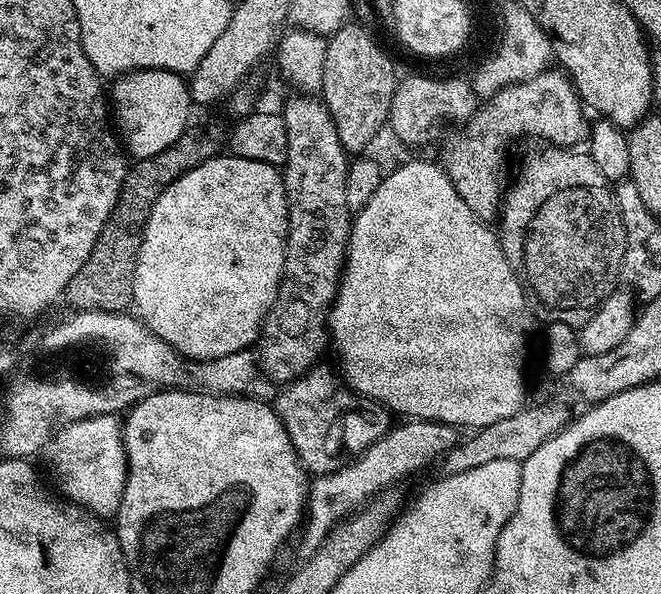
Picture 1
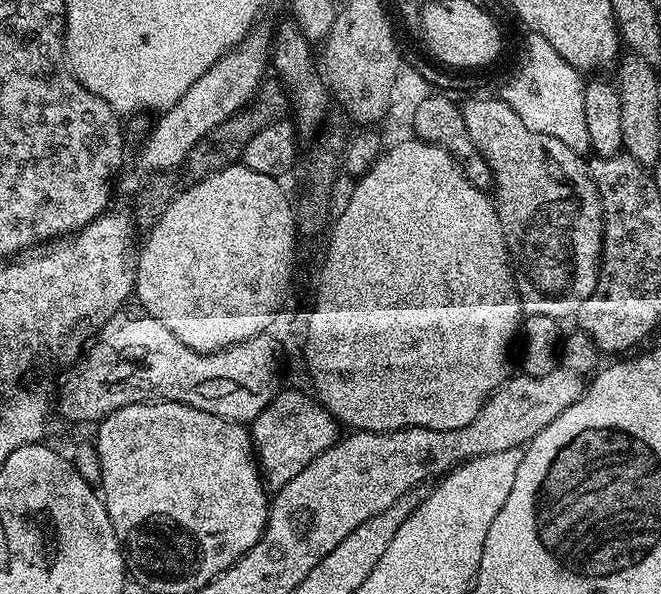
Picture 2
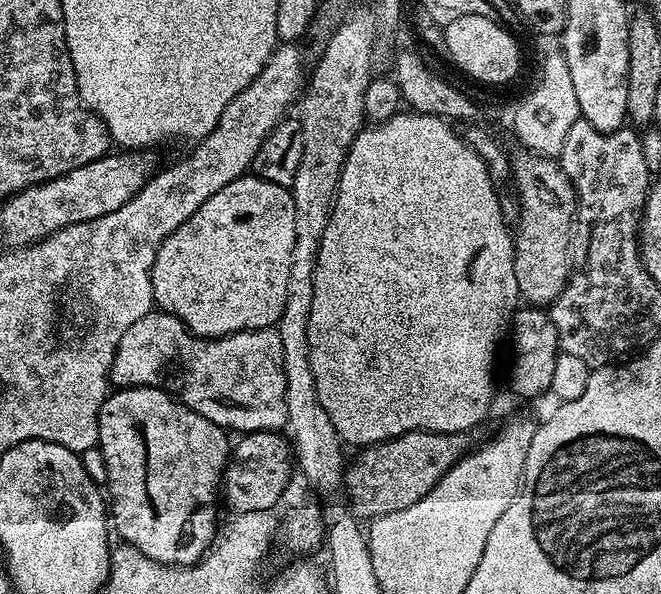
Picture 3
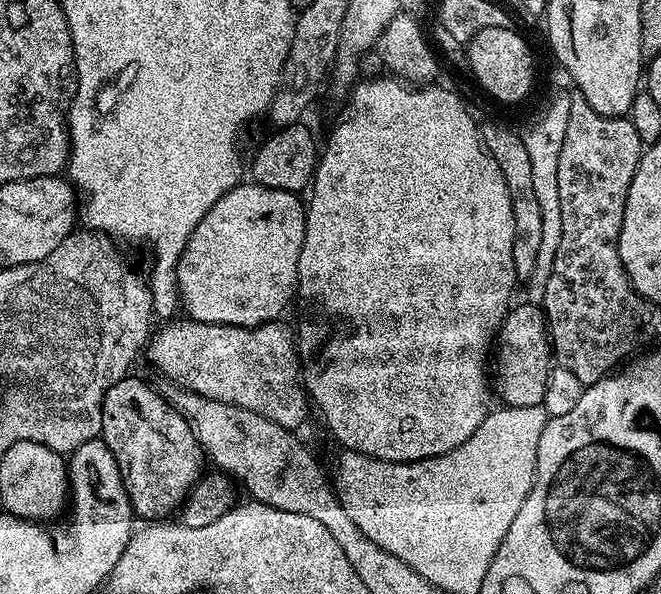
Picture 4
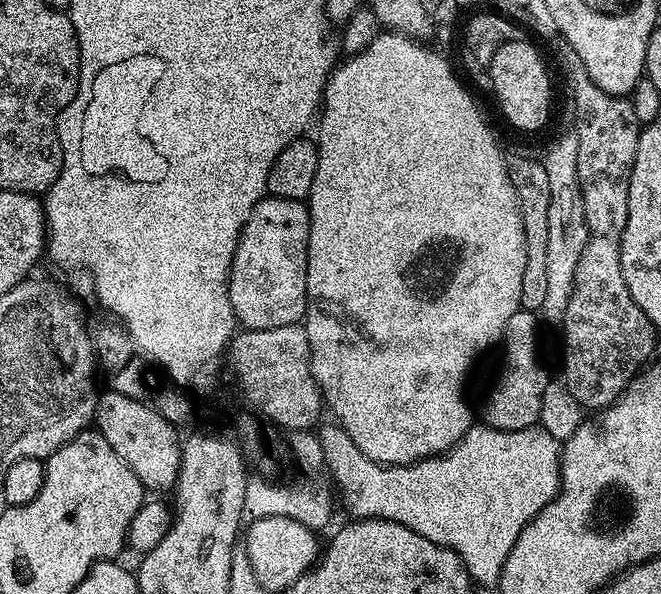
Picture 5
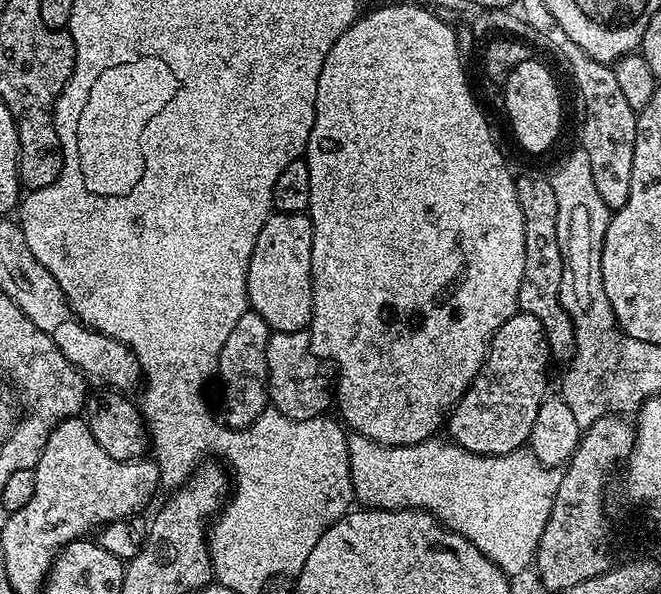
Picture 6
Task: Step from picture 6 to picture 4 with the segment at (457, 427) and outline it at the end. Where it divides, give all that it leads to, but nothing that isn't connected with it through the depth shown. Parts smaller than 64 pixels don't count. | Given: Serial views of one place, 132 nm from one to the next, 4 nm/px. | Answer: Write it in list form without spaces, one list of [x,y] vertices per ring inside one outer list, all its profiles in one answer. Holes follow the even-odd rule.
[[[527,302],[518,304],[509,307],[508,315],[500,325],[498,347],[494,352],[494,364],[496,360],[494,392],[495,395],[496,392],[500,395],[499,403],[509,408],[543,405],[546,378],[552,373],[554,367],[548,319],[544,317],[543,307]]]

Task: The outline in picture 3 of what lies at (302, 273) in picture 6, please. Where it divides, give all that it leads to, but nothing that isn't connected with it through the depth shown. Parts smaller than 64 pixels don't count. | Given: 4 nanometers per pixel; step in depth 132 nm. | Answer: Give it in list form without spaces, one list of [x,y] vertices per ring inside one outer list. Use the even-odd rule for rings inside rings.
[[[245,174],[230,182],[230,186],[222,186],[218,194],[206,198],[178,230],[174,230],[162,242],[162,246],[156,251],[154,266],[152,267],[152,299],[155,307],[161,312],[168,312],[176,316],[196,336],[215,338],[217,336],[229,336],[235,332],[253,332],[259,328],[270,328],[280,323],[280,315],[286,306],[286,281],[290,279],[290,258],[294,254],[294,198],[289,189],[278,186],[274,182],[266,182],[262,178],[251,174]]]

